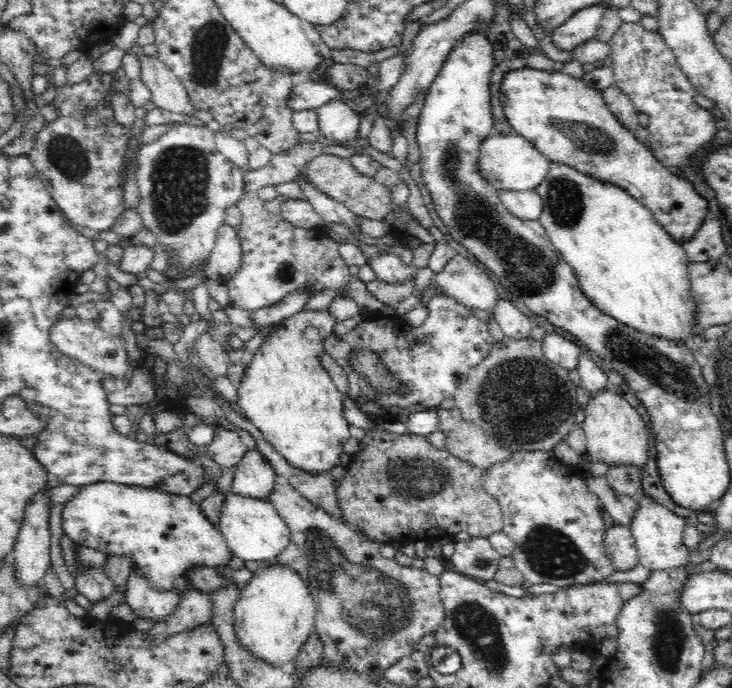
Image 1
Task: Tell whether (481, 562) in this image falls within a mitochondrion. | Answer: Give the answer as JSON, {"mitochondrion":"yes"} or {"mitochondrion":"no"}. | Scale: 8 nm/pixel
{"mitochondrion":"yes"}

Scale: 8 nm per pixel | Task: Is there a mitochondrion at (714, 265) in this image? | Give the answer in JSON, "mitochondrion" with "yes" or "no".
{"mitochondrion":"no"}

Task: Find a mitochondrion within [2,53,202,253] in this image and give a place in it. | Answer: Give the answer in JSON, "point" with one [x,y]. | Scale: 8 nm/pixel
{"point":[67,156]}

